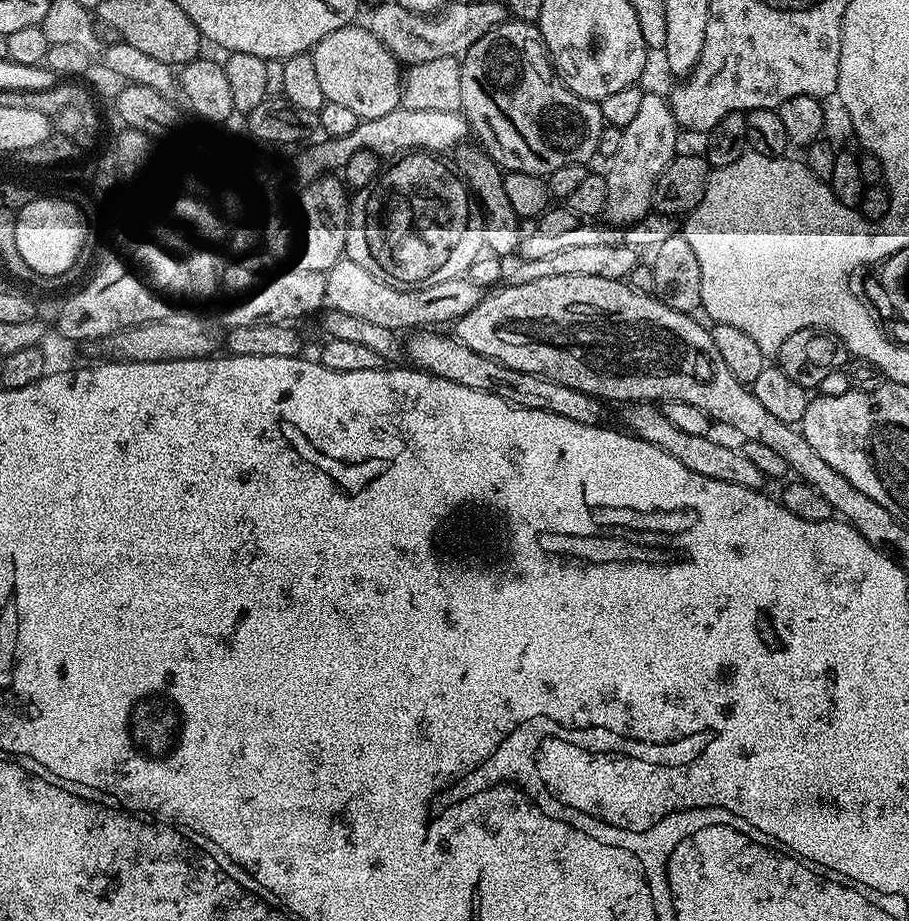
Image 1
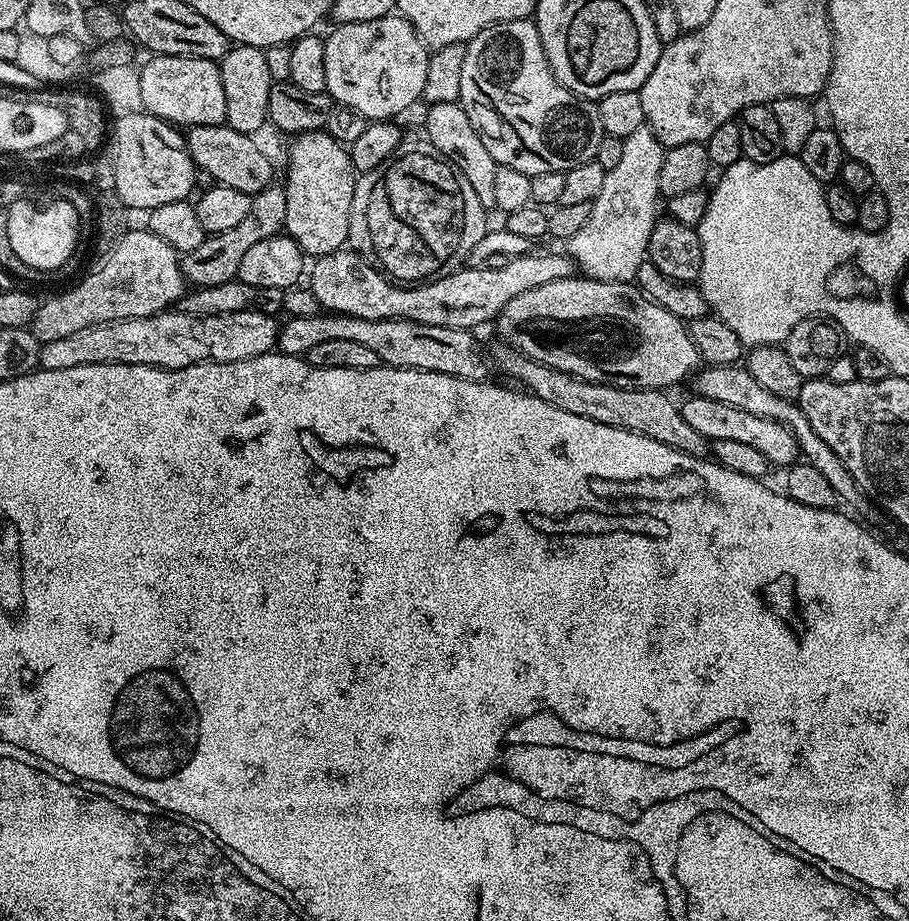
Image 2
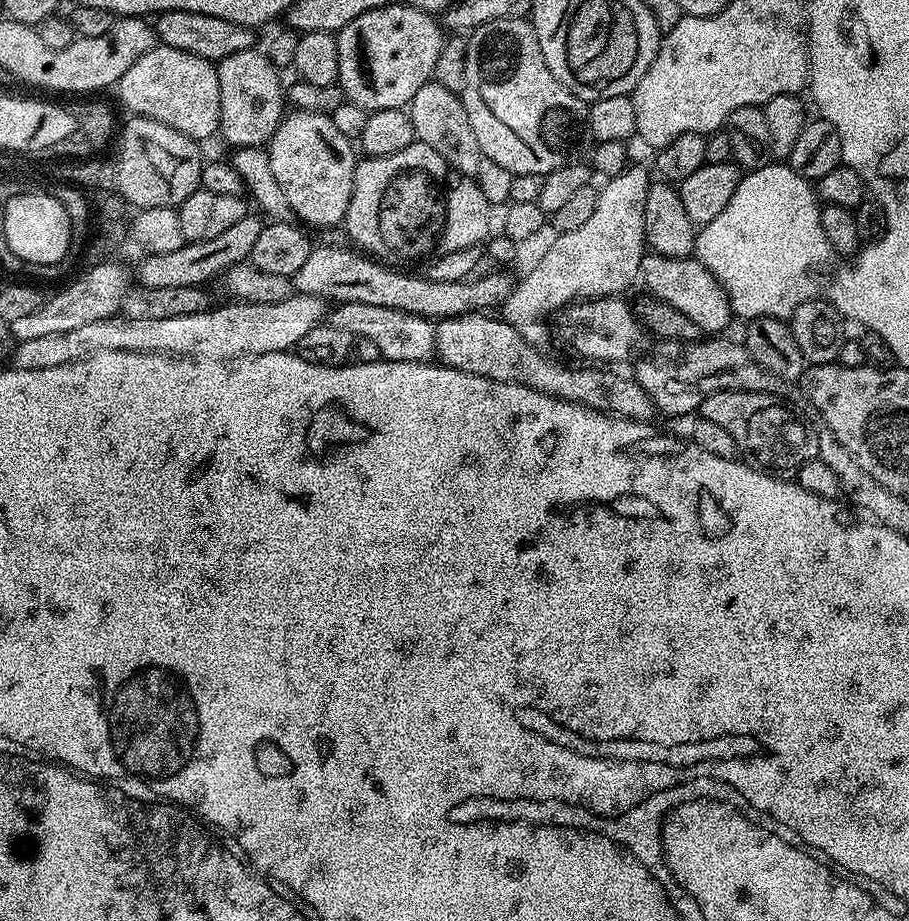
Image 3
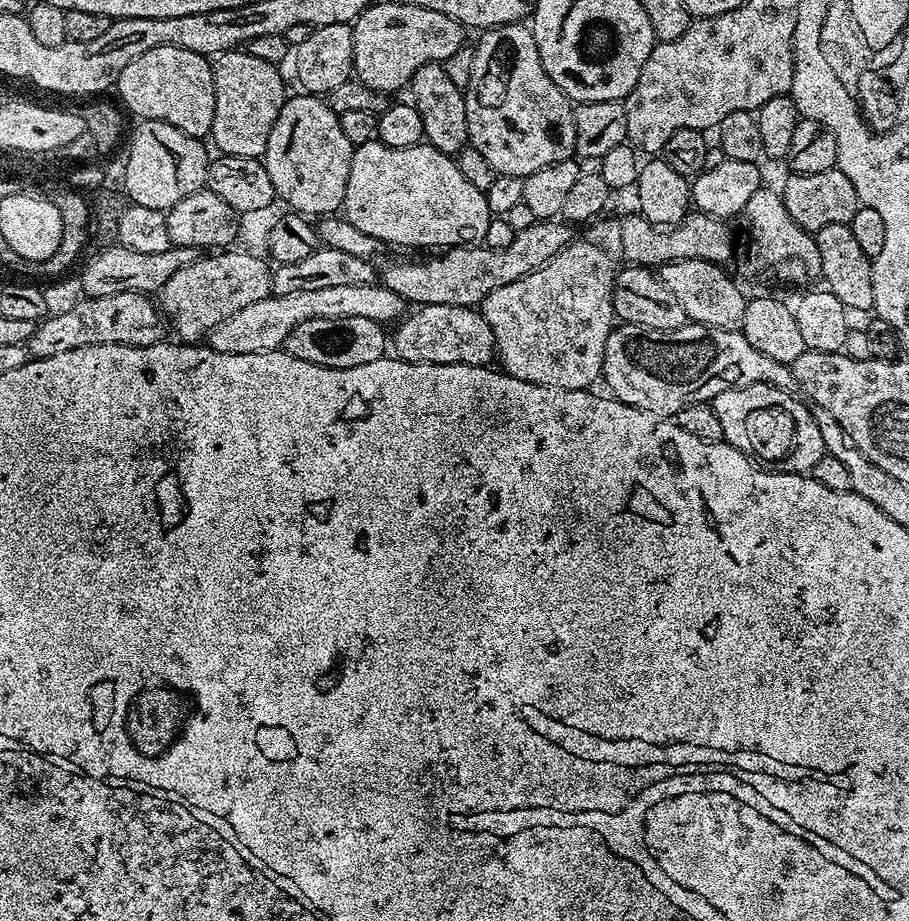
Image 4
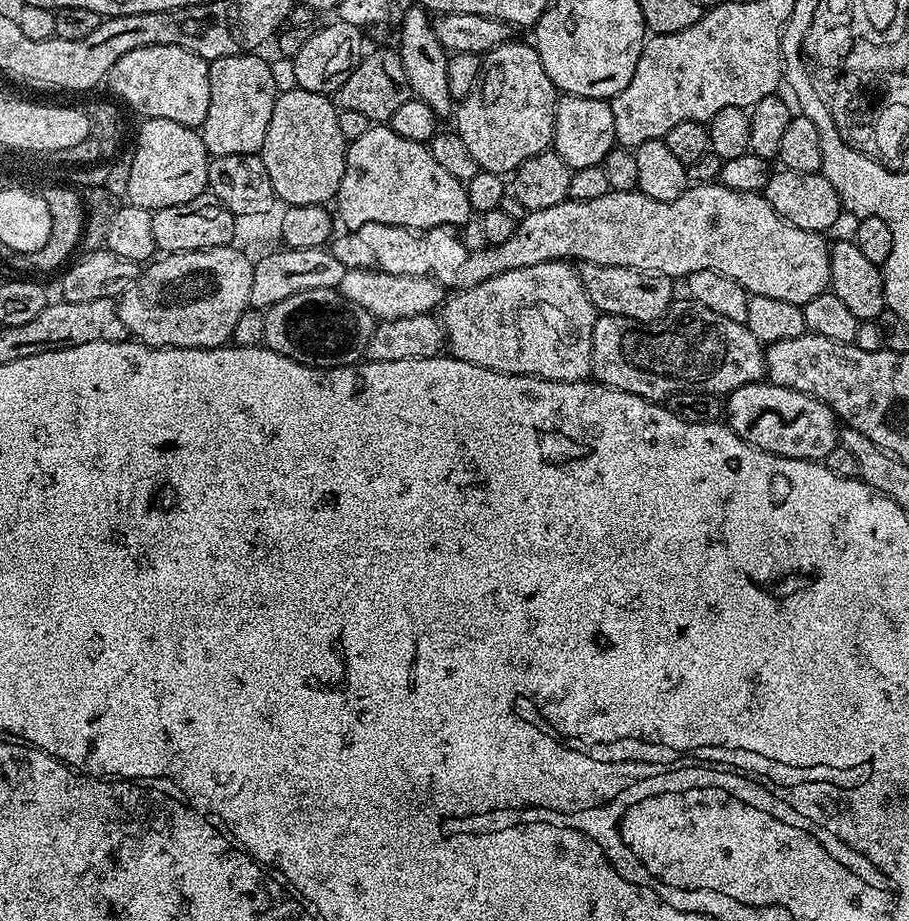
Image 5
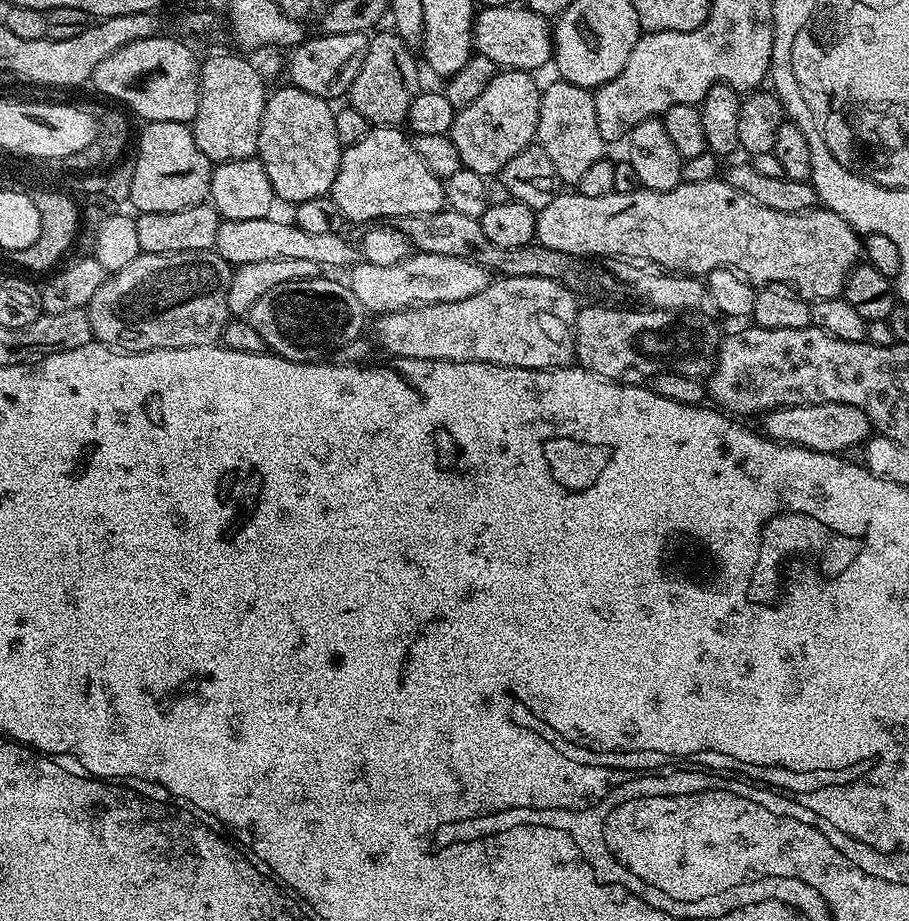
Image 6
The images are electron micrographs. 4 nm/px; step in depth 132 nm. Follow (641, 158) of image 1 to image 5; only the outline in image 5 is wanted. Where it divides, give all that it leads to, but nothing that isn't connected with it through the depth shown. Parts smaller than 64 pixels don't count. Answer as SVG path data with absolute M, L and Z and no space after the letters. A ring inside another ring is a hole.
M551 260L550 262L542 262L538 266L522 266L518 270L506 270L473 288L461 288L453 291L445 299L438 319L444 326L447 351L455 360L470 362L474 366L482 366L486 370L505 372L511 376L540 376L544 380L574 382L575 380L586 380L592 376L592 335L594 334L594 322L597 315L596 307L593 306L588 297L588 291L582 286L579 271L571 263L563 260Z

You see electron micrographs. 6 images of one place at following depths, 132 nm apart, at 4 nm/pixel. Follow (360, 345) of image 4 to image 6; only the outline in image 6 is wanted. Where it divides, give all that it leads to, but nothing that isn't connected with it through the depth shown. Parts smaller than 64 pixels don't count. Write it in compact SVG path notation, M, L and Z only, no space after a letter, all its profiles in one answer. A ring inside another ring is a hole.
M321 274L309 280L286 282L262 294L246 321L258 332L269 353L299 364L315 364L331 357L339 348L361 339L366 313L343 279L327 280Z

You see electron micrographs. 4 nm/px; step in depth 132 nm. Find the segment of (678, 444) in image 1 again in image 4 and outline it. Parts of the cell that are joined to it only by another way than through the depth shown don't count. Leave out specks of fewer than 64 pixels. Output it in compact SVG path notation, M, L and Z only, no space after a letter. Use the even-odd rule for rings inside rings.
M422 304L409 311L395 325L396 333L391 333L390 348L395 359L411 364L469 364L485 366L493 363L496 356L494 334L486 318L475 307L438 306Z

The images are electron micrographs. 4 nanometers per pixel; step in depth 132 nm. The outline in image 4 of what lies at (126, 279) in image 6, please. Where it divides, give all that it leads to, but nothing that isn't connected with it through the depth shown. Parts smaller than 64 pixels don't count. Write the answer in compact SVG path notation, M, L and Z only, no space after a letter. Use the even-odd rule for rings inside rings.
M216 250L201 255L190 266L182 266L160 288L158 307L167 323L176 327L181 341L200 342L230 314L238 314L238 310L271 295L272 268L265 257L252 257L245 250Z

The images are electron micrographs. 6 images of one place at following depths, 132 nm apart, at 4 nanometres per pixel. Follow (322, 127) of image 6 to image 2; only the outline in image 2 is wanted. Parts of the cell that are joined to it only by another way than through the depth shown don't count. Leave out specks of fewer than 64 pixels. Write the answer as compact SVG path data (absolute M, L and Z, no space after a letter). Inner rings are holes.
M321 130L318 132L304 132L301 136L295 137L291 141L292 153L288 156L288 177L282 180L282 187L286 194L286 222L284 223L284 232L290 238L294 238L294 242L298 242L298 246L304 252L305 257L315 258L325 256L331 252L339 252L348 244L348 227L350 226L350 206L354 202L354 190L356 189L356 181L358 173L352 167L352 158L349 149L345 145L340 144L334 138L330 138L327 132Z

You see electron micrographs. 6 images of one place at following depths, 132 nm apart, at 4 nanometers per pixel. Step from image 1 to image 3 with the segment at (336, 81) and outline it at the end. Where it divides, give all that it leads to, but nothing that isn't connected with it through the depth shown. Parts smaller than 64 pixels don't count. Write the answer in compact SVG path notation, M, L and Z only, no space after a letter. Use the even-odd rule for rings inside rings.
M385 2L380 8L358 14L354 22L335 33L335 38L338 42L338 83L343 88L345 97L369 112L377 112L387 108L404 108L411 104L414 94L418 94L418 90L422 90L422 86L432 80L434 62L438 62L446 32L441 21L431 12L411 8L407 2Z

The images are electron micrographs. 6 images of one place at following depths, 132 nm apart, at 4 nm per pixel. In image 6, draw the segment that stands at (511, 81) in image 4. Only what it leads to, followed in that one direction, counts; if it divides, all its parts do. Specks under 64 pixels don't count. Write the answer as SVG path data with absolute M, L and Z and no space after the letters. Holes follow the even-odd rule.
M497 71L490 86L486 86L470 106L457 111L450 135L454 146L458 146L463 167L485 178L499 177L506 162L536 140L542 91L541 85L536 85L536 78L531 72Z

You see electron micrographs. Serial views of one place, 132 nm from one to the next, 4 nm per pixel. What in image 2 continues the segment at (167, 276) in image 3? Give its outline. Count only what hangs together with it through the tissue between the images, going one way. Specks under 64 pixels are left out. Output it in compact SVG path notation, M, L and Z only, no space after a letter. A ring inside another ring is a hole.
M273 182L268 188L252 196L250 214L246 214L245 220L238 222L238 226L233 226L222 234L205 235L202 246L198 246L193 252L183 253L180 269L184 271L185 281L189 285L205 288L222 286L222 282L235 280L246 250L251 250L257 242L262 242L265 238L281 235L285 222L286 194L279 183Z

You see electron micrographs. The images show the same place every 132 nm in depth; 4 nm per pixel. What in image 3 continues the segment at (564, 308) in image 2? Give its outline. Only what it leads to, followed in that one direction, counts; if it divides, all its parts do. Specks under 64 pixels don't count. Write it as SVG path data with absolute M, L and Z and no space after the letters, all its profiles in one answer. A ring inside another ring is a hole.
M620 296L581 300L563 309L555 320L554 336L566 347L573 348L584 359L581 361L595 362L600 366L616 366L619 360L631 361L637 355L636 347L640 344L642 333L640 317L636 315L633 305L627 304Z

